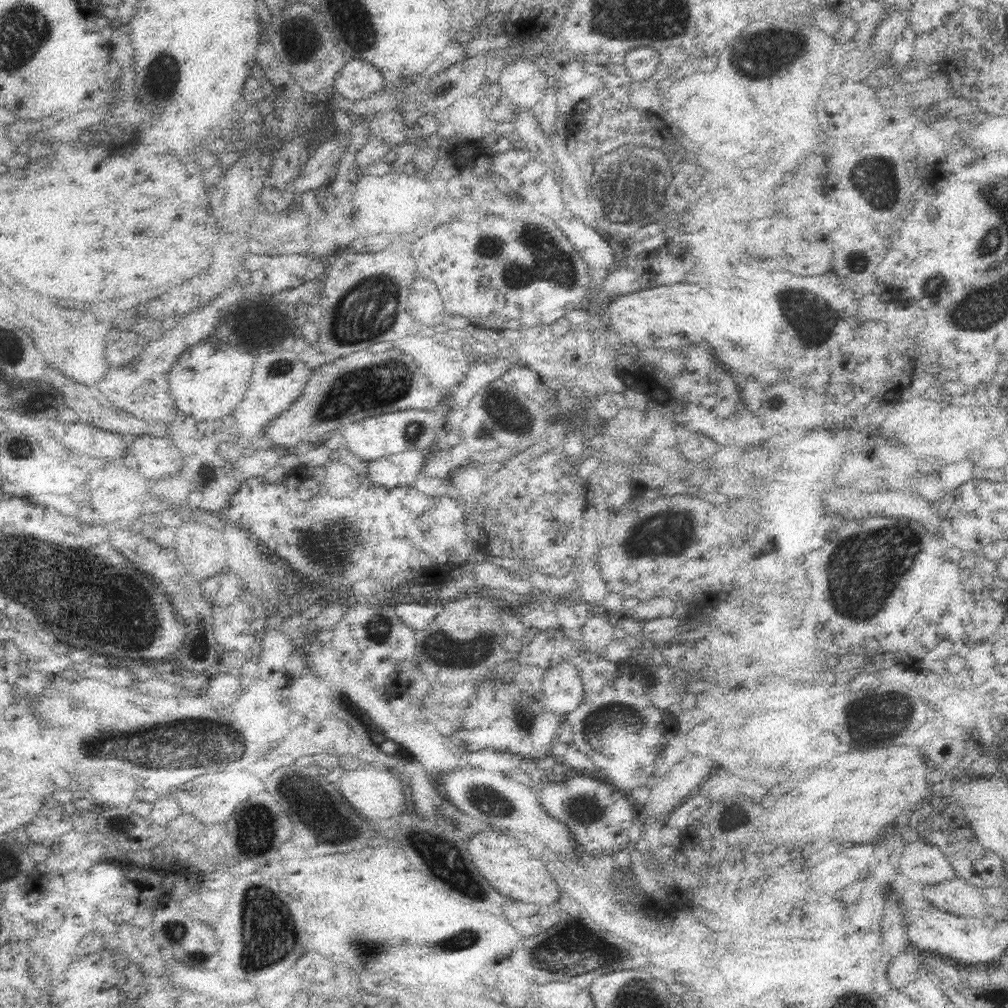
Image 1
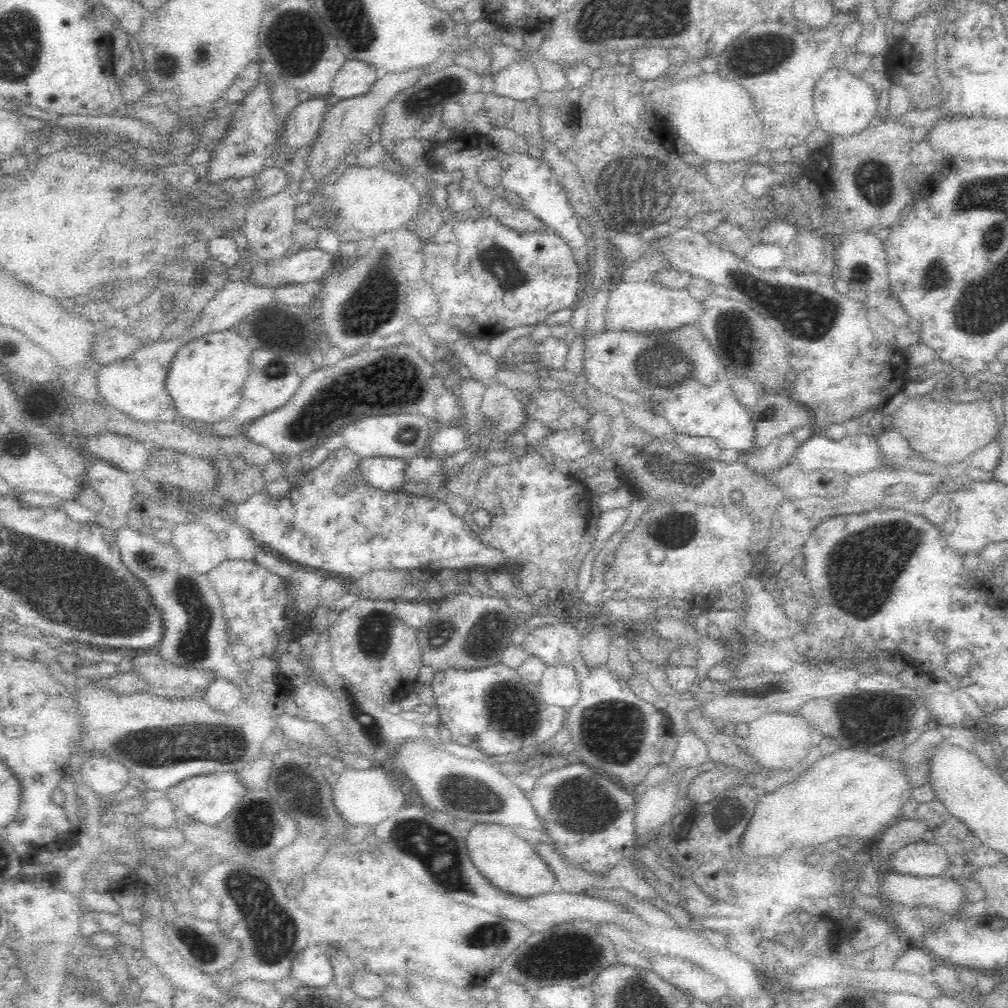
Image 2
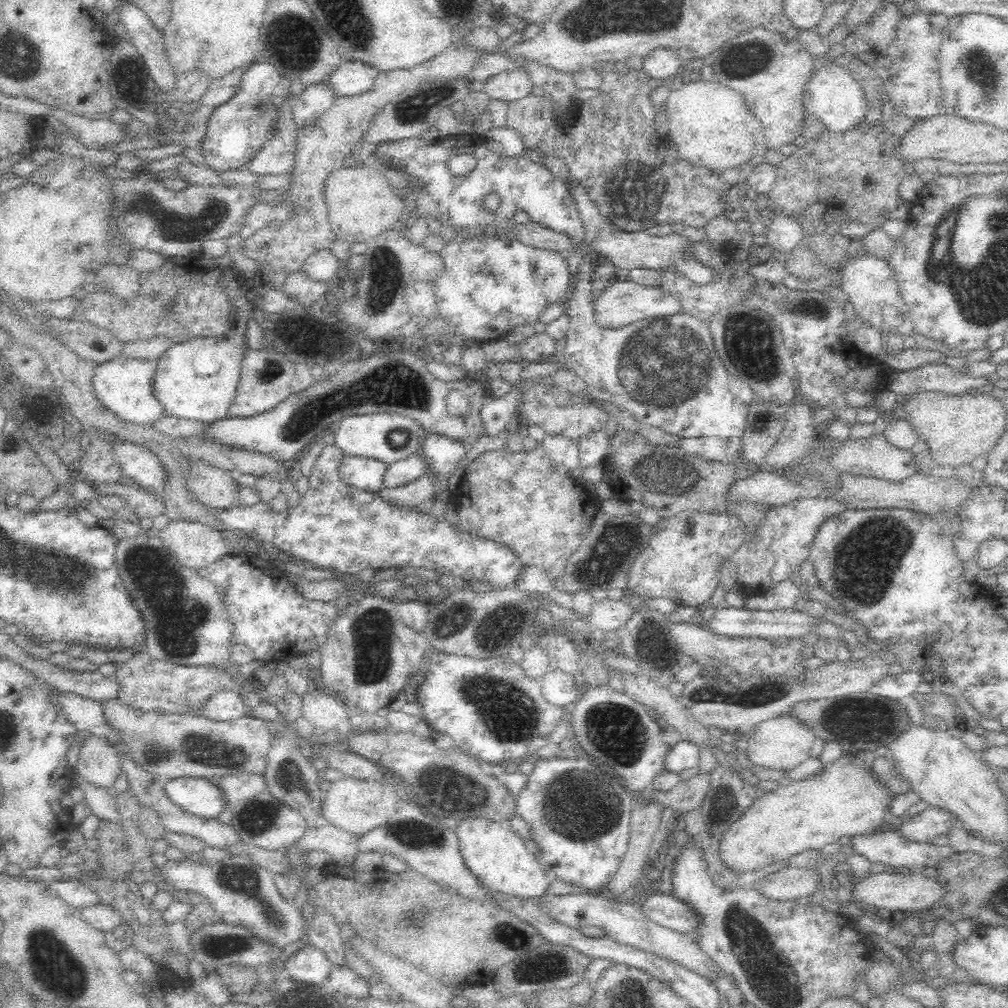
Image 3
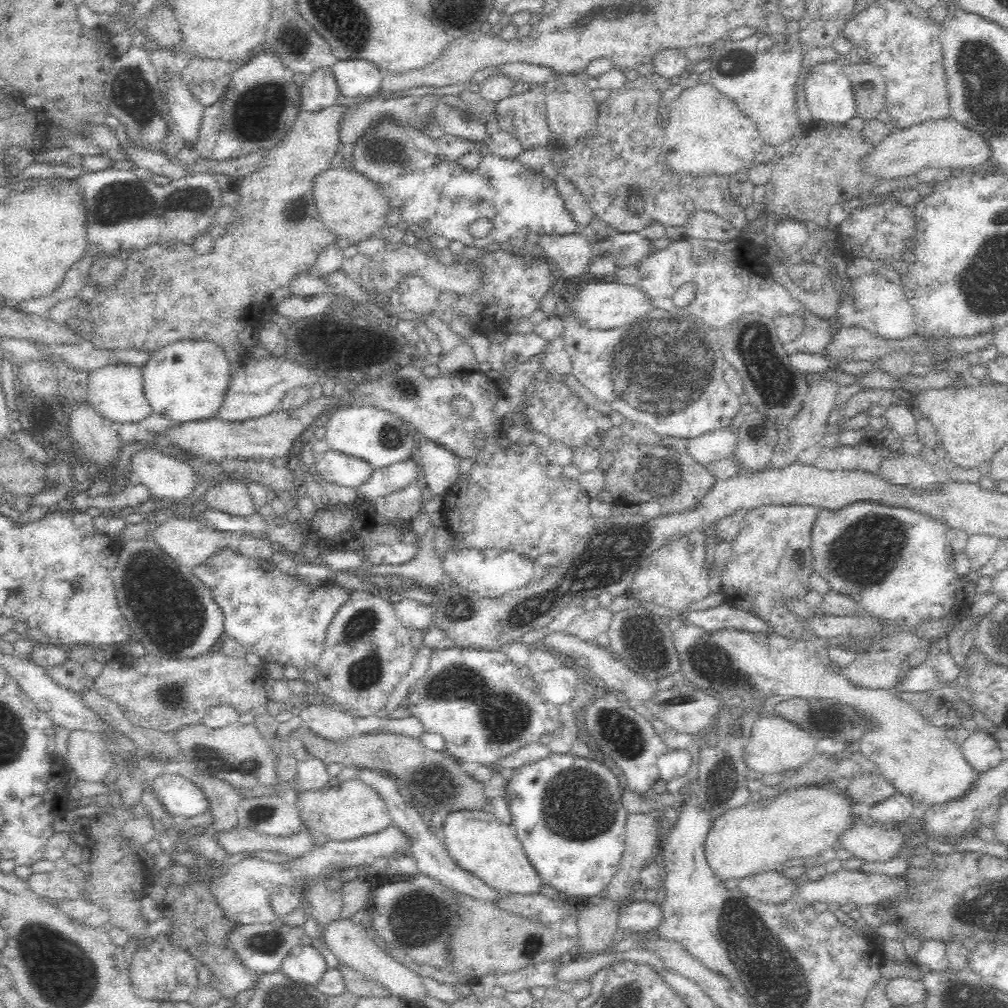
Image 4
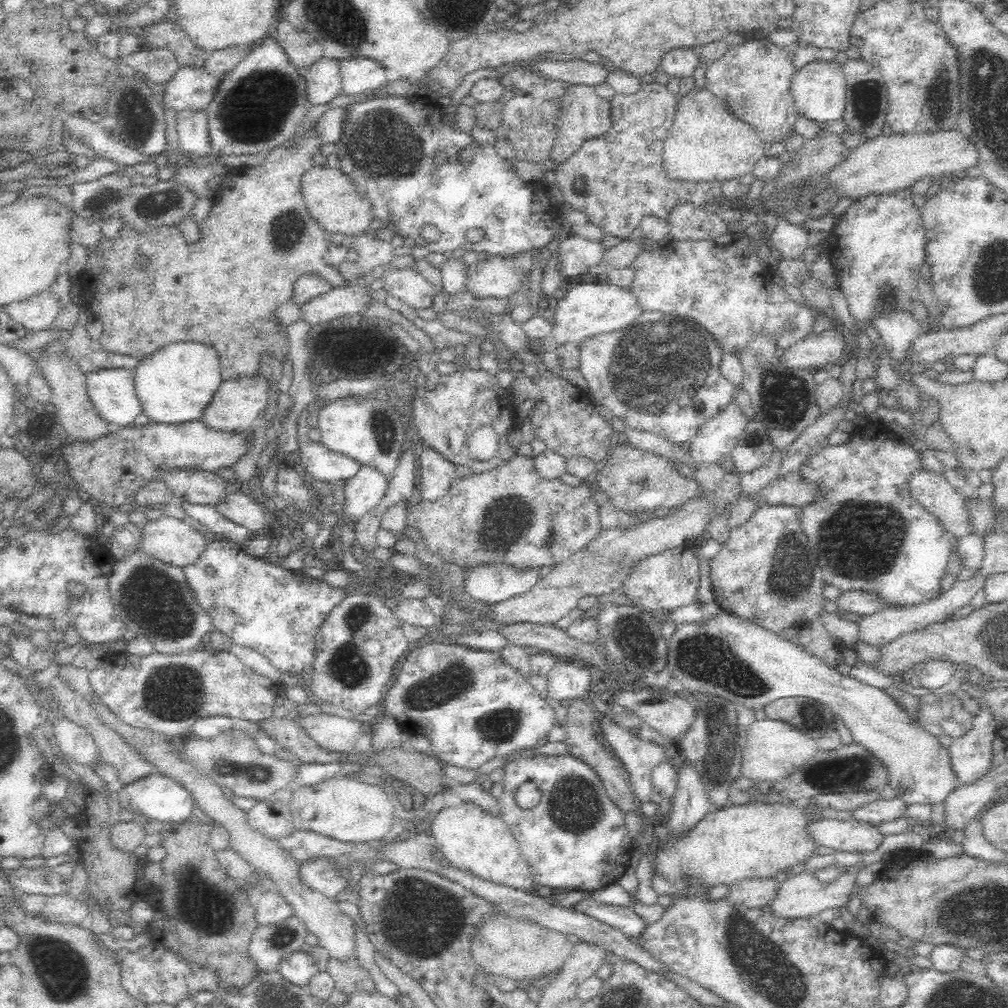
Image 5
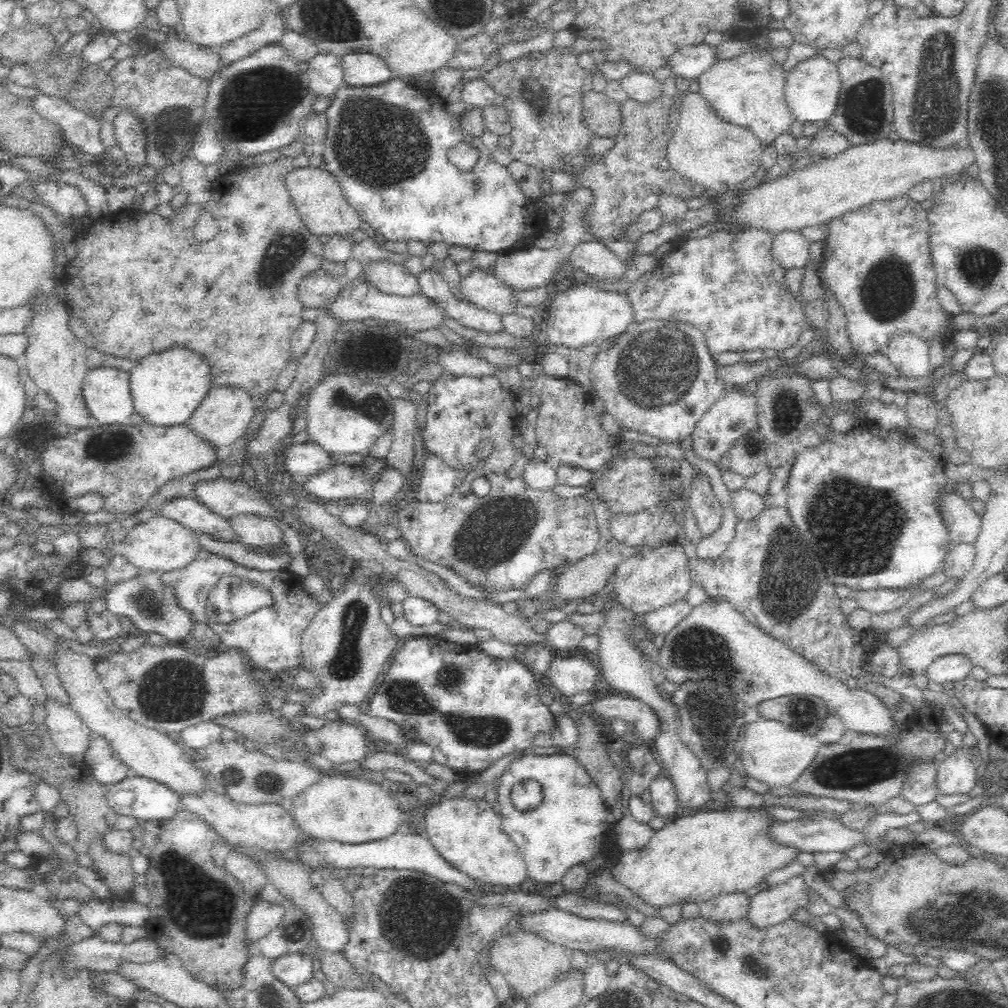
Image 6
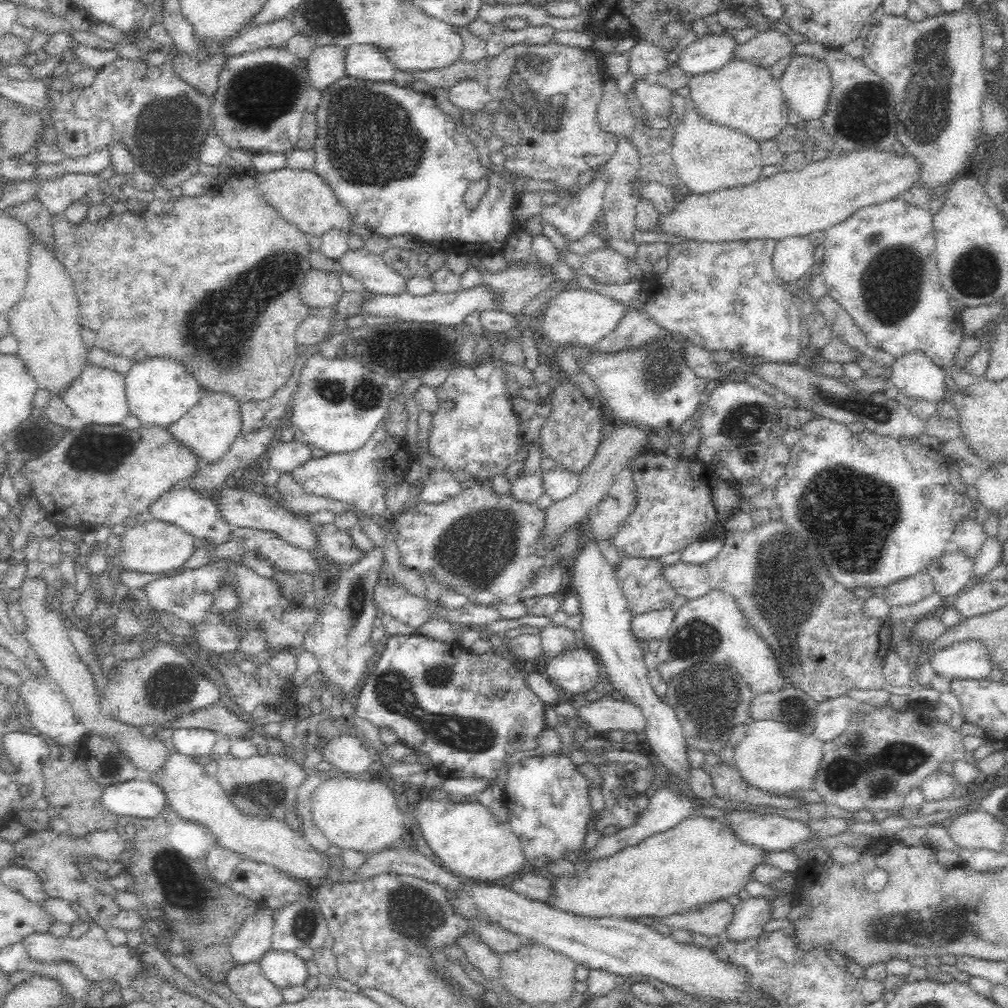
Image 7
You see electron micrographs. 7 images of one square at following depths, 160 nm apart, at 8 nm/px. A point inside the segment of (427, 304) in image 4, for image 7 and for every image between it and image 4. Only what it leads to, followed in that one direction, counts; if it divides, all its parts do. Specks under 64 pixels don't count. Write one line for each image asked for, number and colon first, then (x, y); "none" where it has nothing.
5: (409, 286)
6: (391, 278)
7: (376, 276)

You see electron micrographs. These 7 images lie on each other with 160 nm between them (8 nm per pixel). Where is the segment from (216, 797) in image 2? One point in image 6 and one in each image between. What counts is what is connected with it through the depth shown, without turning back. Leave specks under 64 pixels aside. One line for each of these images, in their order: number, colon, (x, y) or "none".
3: (202, 797)
4: (180, 795)
5: (158, 797)
6: (142, 798)

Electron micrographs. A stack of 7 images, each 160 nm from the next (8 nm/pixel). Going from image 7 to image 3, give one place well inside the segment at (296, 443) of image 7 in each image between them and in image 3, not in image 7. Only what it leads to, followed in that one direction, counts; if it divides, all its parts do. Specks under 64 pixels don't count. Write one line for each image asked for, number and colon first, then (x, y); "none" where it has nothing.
3: (368, 473)
4: (335, 467)
5: (325, 465)
6: (303, 460)

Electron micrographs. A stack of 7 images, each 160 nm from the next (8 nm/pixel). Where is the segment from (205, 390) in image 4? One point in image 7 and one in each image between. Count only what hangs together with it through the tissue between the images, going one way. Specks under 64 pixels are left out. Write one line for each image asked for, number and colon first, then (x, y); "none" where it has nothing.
5: (175, 385)
6: (167, 387)
7: (160, 391)

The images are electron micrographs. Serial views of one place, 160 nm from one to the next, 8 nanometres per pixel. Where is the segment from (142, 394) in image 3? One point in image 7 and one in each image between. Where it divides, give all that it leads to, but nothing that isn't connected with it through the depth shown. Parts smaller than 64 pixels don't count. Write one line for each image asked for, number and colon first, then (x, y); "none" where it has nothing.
4: (116, 391)
5: (112, 391)
6: (107, 394)
7: (99, 395)

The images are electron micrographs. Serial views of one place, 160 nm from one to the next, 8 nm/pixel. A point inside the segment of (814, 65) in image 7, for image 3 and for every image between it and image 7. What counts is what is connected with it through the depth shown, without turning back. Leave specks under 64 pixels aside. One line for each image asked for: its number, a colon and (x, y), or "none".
3: (837, 99)
4: (831, 99)
5: (819, 88)
6: (812, 88)

